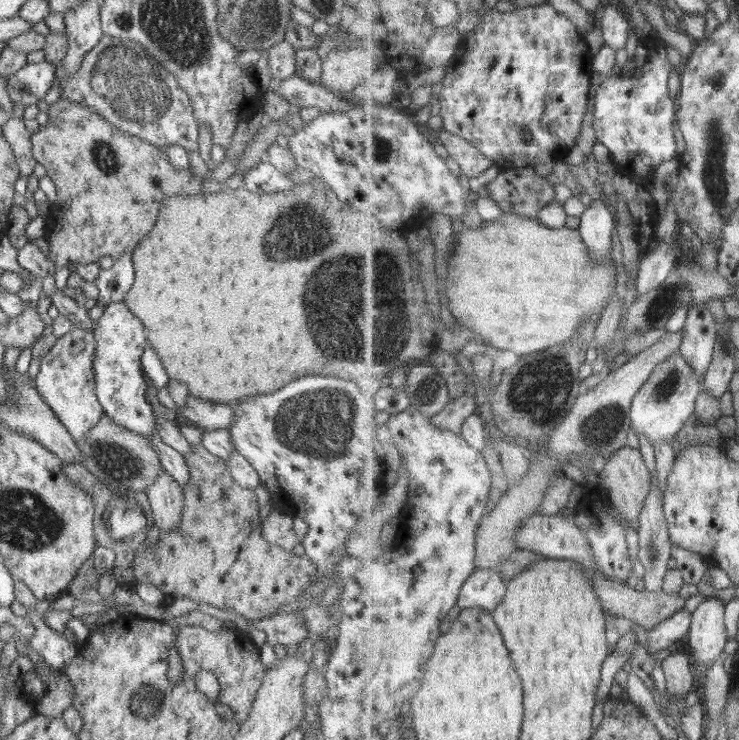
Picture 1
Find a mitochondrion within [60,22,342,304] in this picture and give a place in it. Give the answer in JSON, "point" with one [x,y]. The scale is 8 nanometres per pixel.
{"point":[116,81]}

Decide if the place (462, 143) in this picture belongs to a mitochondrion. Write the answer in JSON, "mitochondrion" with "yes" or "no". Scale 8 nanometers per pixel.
{"mitochondrion":"no"}

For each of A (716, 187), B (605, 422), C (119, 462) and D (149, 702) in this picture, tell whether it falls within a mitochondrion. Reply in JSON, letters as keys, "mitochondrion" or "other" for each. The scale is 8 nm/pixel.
{"A":"mitochondrion","B":"mitochondrion","C":"mitochondrion","D":"mitochondrion"}

